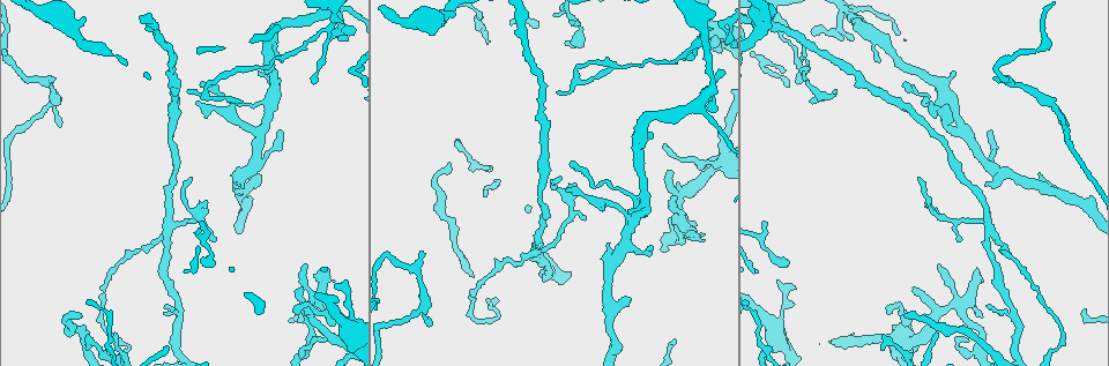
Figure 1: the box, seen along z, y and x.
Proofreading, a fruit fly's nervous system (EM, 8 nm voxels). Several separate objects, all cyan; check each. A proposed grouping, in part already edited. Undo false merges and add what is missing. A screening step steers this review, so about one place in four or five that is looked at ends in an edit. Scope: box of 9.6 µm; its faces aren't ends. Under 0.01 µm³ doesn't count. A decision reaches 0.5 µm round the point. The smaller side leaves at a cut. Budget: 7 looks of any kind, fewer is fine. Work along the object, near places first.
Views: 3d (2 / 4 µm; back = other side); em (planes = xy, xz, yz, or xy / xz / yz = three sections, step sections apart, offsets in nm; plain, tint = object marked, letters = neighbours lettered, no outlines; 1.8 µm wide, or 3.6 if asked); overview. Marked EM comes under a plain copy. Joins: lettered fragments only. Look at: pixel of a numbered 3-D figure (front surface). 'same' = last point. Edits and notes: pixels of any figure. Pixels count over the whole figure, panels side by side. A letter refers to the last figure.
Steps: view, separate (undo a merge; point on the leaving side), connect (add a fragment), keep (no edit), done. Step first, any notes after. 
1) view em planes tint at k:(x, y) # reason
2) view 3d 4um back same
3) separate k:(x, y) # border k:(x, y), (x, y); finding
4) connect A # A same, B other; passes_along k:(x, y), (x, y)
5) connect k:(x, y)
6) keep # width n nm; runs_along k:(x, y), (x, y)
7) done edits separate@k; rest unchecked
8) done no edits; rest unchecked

view 3d 2um at 1:(991, 233) # four or more arms meet

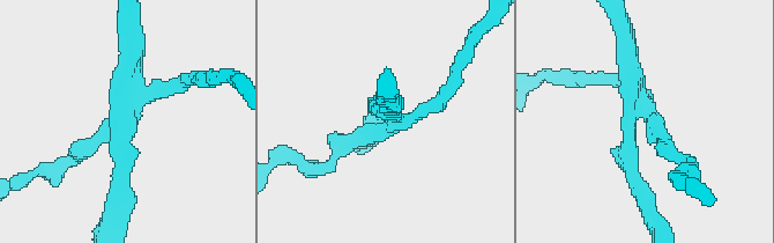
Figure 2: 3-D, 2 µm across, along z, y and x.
view em planes letters at 2:(122, 126)

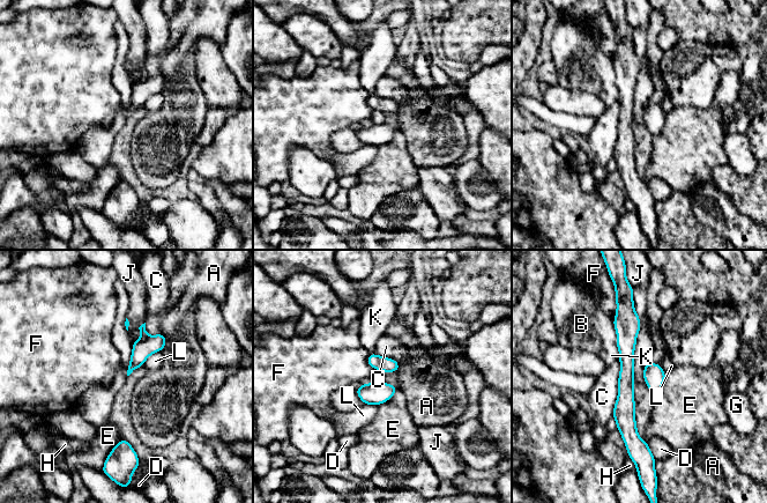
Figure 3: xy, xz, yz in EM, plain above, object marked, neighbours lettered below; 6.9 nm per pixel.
separate 3:(141, 350) # width 90 nm; A other, B other, C other, D other, E other, F other, G other, H other, J other, K other, L other; border 3:(148, 335), (133, 344); two neurons meet here

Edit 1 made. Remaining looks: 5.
view overview

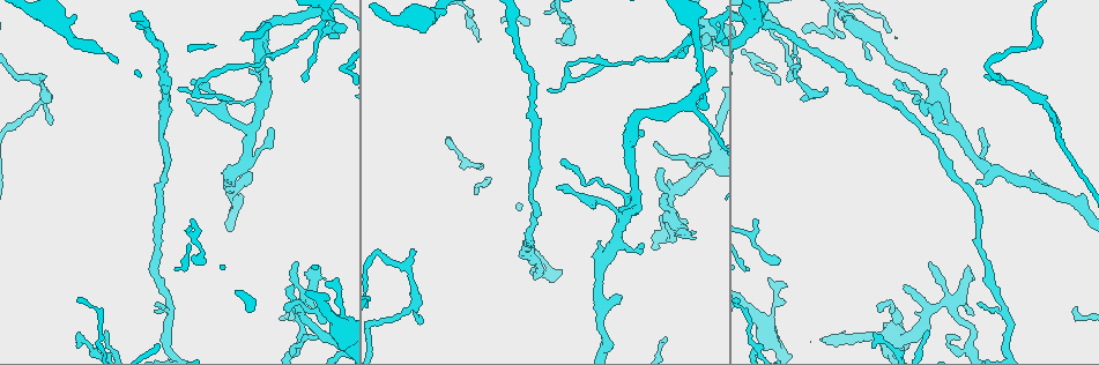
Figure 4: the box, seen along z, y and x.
view em planes tint at 4:(904, 287) # an open end

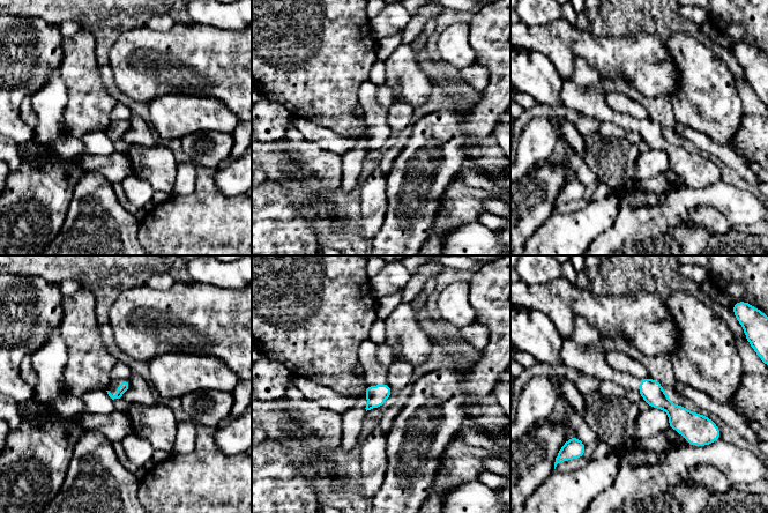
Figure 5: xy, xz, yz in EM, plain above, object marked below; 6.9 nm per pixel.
view em planes letters same # see the neighbours

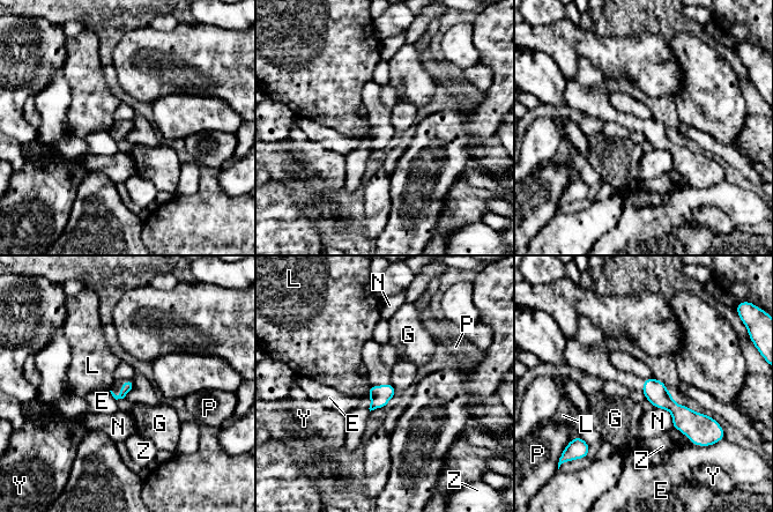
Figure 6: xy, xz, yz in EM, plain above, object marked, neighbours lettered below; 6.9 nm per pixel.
keep # E other, G other, L other, N other, P other, Y other, Z other; border 6:(371, 386), (366, 393); no lettered fragment goes on from it

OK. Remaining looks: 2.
view em 3.6um planes tint at 4:(766, 324) # calibre changes

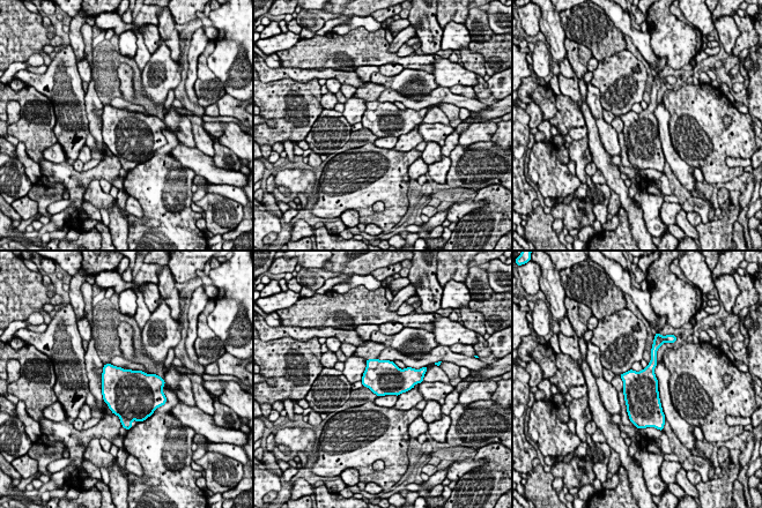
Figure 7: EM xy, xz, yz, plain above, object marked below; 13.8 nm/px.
view em 3.6um planes letters same # see the neighbours

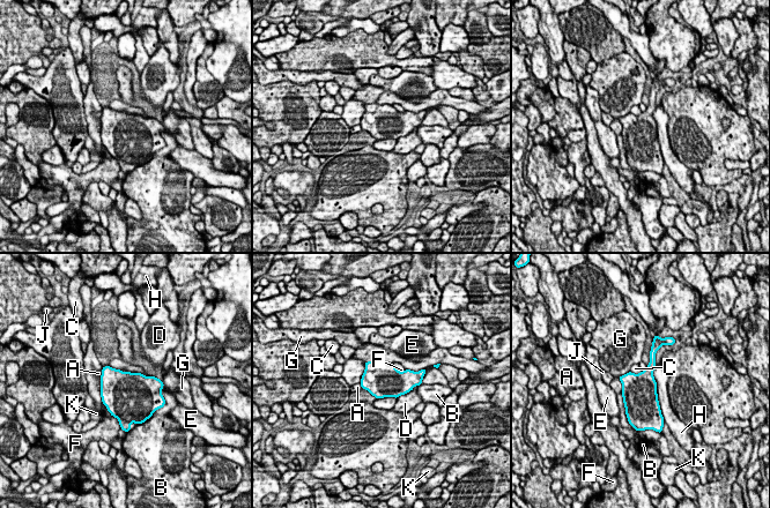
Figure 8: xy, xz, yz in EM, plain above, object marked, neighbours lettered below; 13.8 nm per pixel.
keep # A other, B other, C other, D other, E other, F other, G other, H other, J other, K other; continuous, no second neuron

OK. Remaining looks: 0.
done edits separate@3; rest unchecked

